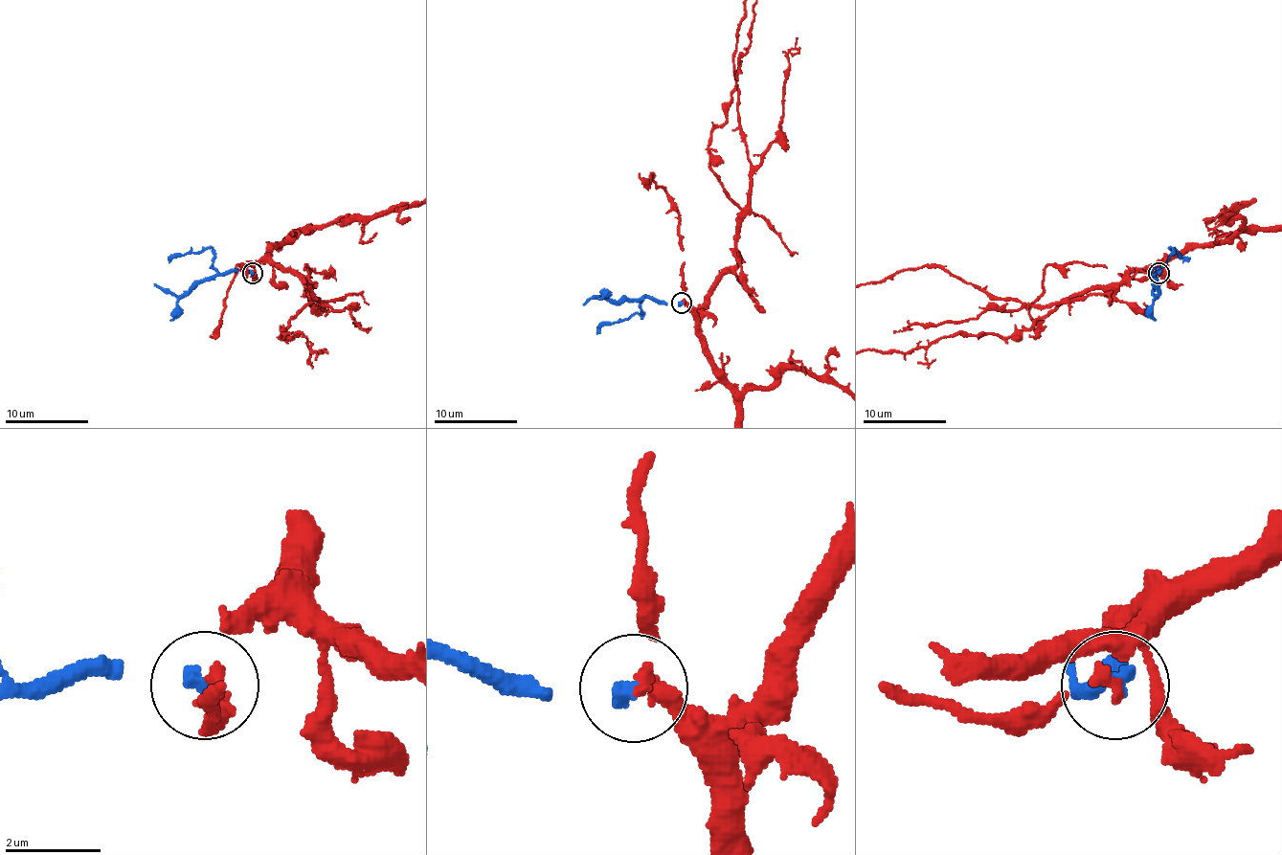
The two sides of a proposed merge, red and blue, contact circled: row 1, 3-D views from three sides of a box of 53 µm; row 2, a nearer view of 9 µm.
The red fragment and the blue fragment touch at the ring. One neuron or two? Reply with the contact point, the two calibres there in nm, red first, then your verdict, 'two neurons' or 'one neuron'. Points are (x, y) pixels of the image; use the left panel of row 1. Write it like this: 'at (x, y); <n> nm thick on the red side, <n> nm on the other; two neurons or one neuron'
at (252, 273); 160 nm thick on the red side, 240 nm on the other; one neuron

